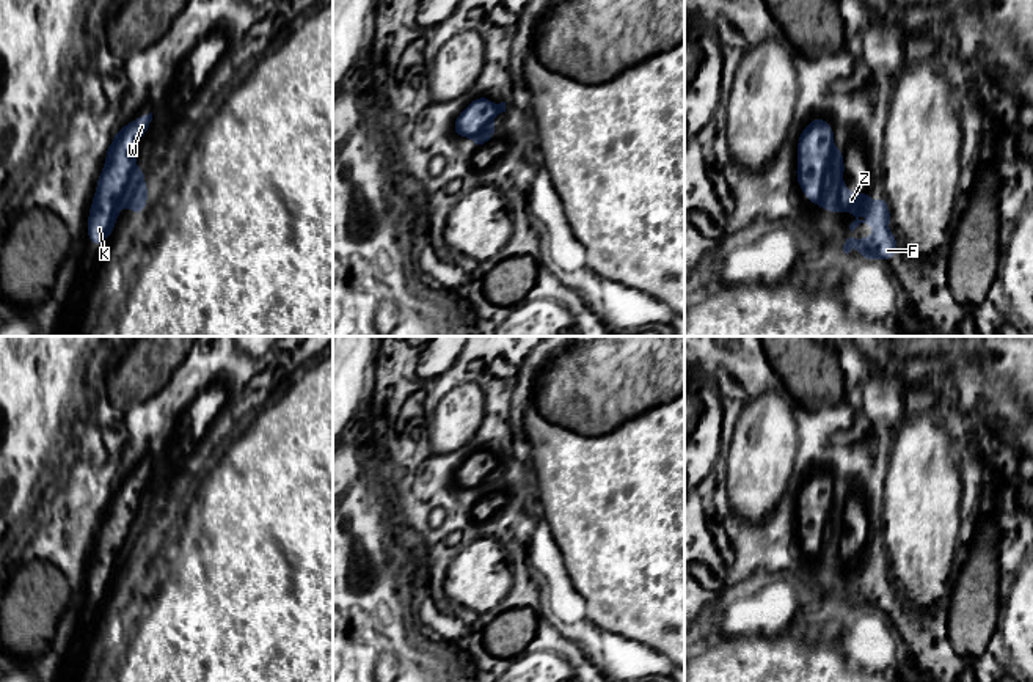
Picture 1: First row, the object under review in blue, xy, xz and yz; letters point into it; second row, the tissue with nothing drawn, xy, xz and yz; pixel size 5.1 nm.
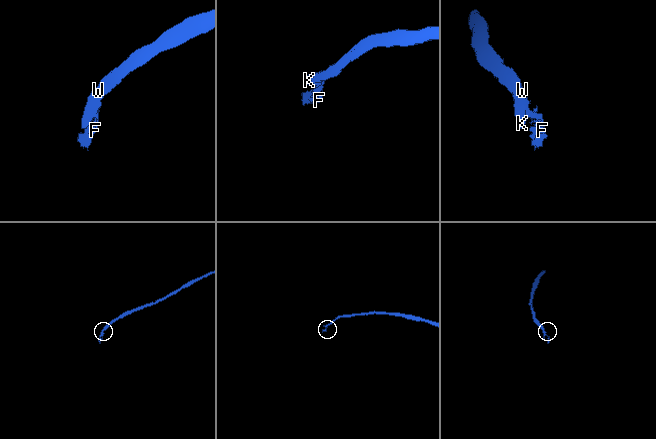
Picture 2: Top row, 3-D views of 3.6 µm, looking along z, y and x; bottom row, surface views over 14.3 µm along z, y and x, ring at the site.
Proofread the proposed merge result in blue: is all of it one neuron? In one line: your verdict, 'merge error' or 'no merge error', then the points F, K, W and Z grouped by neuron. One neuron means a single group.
merge error | F Z / K W

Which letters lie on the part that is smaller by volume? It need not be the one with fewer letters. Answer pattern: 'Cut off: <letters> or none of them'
Cut off: F, Z

